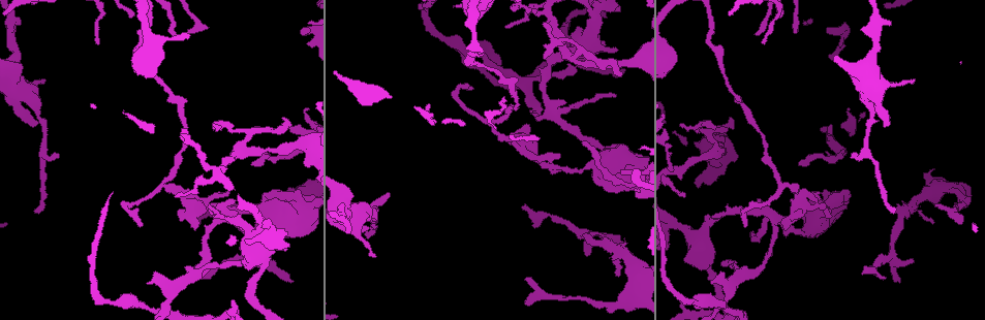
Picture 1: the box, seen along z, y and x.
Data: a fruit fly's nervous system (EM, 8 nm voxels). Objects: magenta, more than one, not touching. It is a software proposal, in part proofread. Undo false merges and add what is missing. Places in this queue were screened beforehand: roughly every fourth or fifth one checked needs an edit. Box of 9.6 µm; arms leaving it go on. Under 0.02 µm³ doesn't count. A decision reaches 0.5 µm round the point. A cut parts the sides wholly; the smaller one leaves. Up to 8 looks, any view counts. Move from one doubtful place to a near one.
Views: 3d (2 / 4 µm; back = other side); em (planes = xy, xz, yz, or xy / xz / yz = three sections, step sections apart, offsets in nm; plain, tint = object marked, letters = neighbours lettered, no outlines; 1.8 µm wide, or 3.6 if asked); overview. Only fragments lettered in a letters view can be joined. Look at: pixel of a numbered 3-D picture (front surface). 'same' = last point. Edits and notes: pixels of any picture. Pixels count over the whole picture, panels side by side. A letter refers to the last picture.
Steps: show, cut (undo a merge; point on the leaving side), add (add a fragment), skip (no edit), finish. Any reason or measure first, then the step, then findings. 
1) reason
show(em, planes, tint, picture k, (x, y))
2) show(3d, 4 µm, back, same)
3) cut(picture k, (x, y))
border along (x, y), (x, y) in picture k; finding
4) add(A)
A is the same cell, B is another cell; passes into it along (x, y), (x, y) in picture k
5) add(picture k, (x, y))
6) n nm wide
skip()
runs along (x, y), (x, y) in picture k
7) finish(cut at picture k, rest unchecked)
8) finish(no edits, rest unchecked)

an open end
show(em, planes, tint, picture 1, (526, 278))

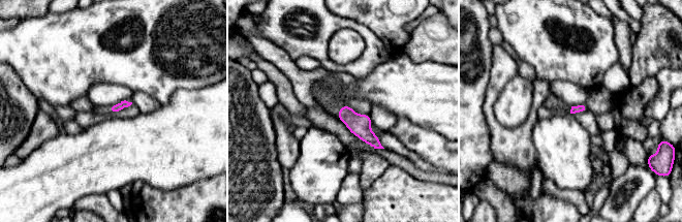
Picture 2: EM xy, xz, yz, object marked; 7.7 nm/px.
what lies round it
show(em, planes, letters, same)

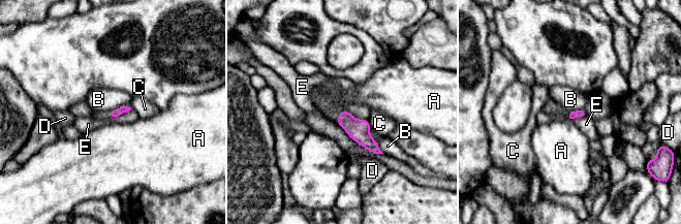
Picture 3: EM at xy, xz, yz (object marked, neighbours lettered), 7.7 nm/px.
skip()
A, B, C, D and E are other cells; border along (131, 108), (109, 119) in picture 3; none of them fits

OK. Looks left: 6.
tapers out
show(3d, 4 µm, picture 1, (292, 281))

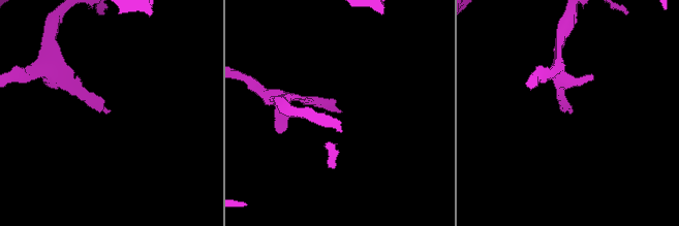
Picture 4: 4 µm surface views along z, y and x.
shape alone is not enough
show(em, planes, letters, picture 4, (571, 112))

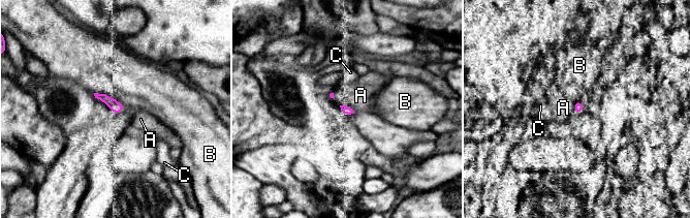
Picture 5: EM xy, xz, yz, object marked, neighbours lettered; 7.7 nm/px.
add(A)
A is the same cell, B and C are other cells; the neuron continues

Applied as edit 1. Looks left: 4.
tapers out
show(3d, 2 µm, picture 1, (614, 74))

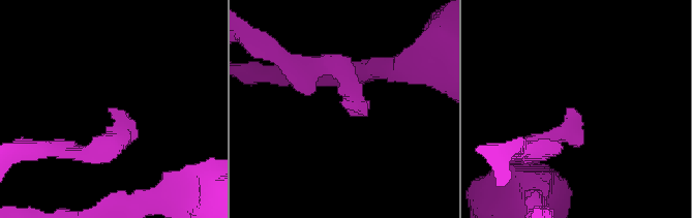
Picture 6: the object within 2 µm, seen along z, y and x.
show(em, yz, step 16, plain, picture 6, (571, 107))

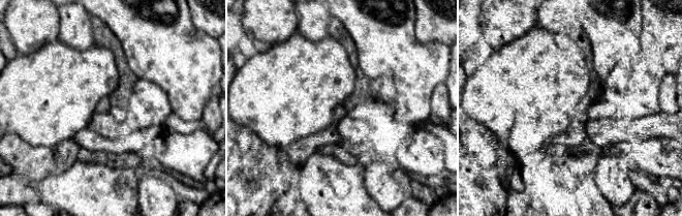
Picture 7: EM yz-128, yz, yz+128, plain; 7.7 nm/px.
see the neighbours
show(em, yz, step 16, letters, same)

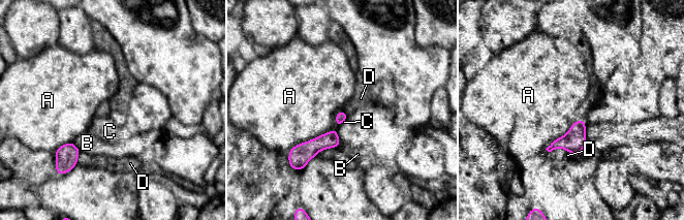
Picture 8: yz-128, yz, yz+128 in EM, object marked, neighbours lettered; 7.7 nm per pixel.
A touches over 340 nm
skip()
A, B, C and D are other cells; border along (336, 147), (322, 149), (316, 155) in picture 8; none of them fits

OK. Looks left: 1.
finish(add at picture 5, rest unchecked)

